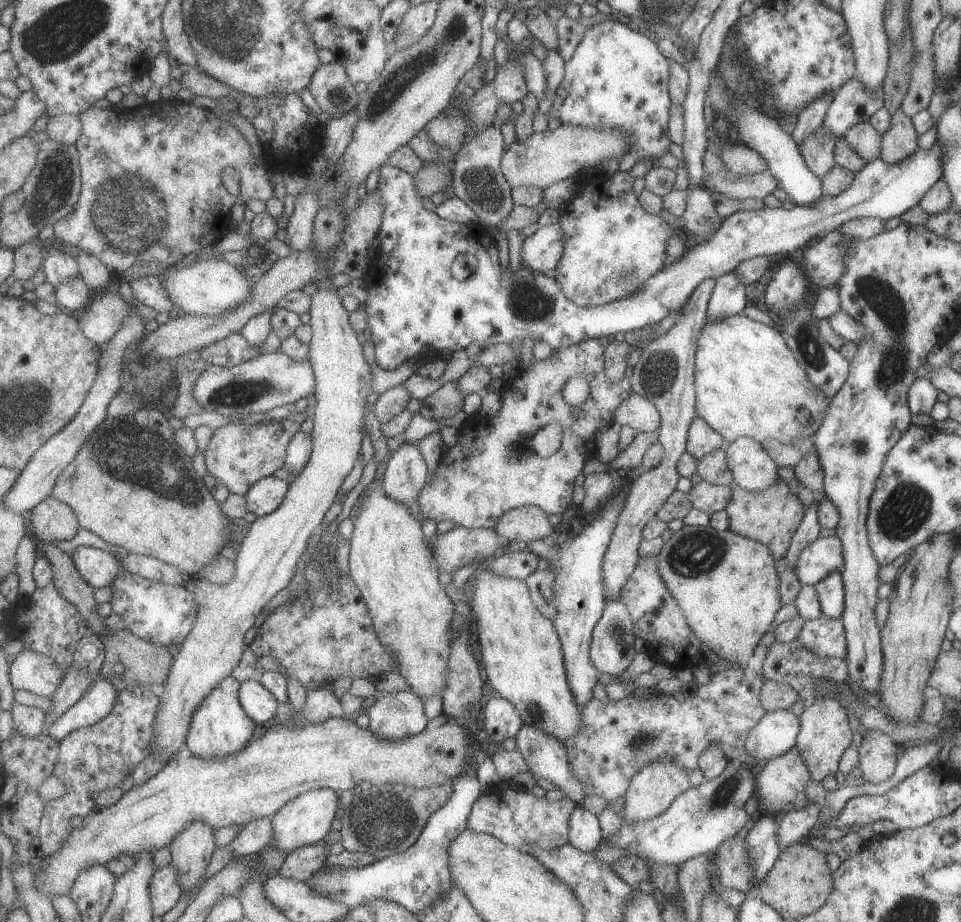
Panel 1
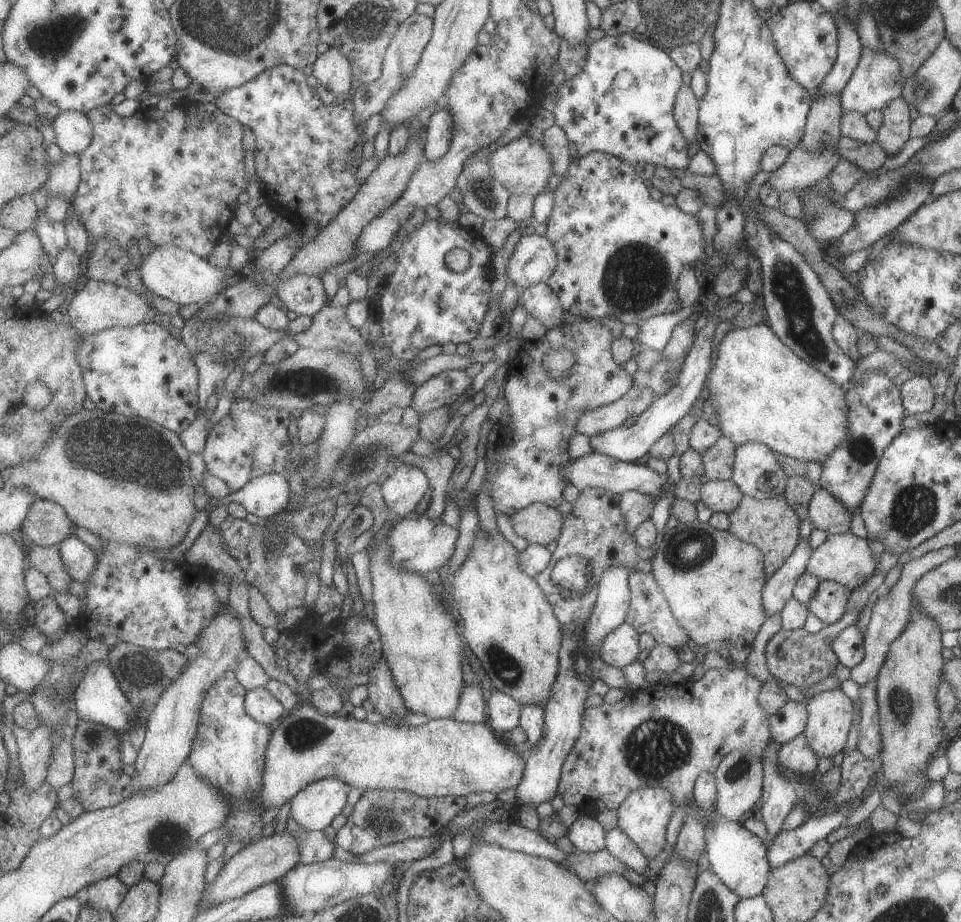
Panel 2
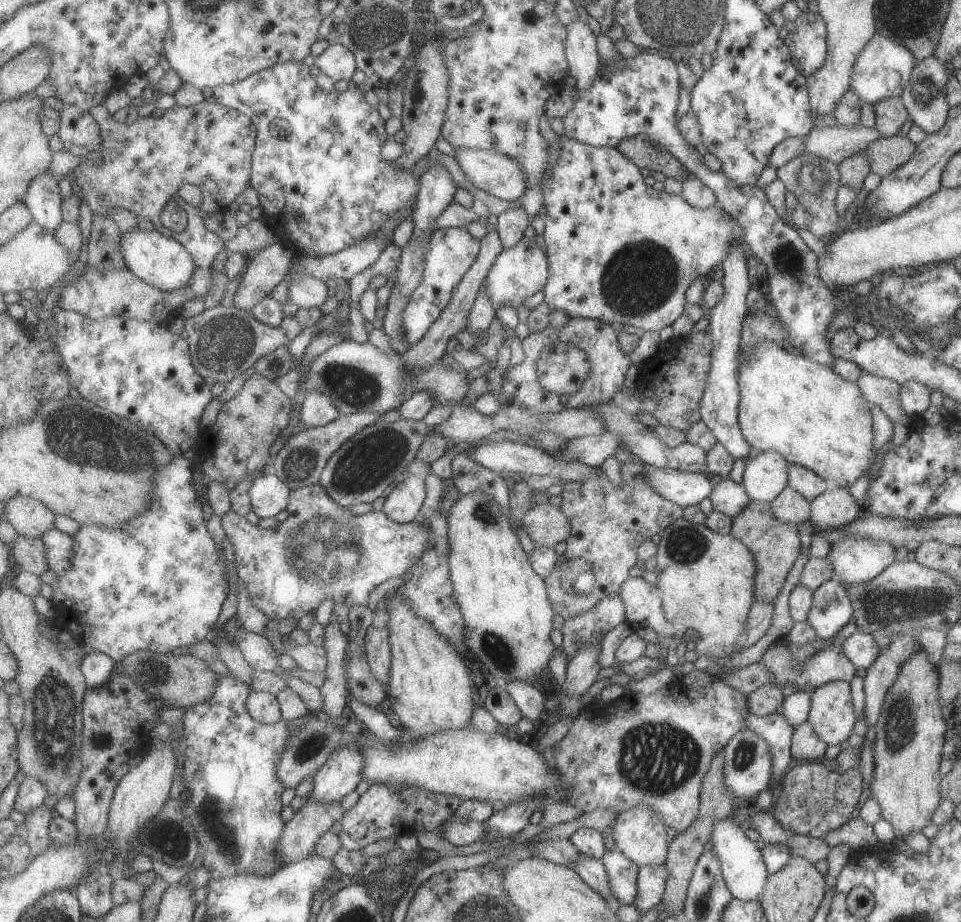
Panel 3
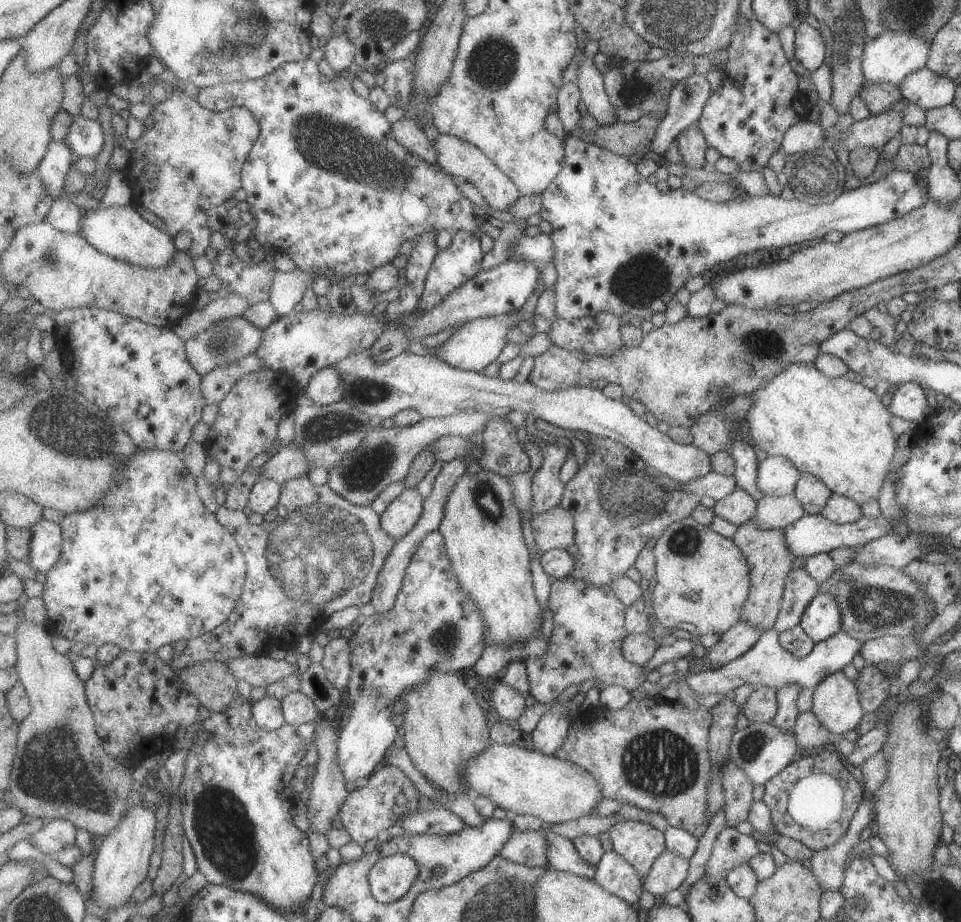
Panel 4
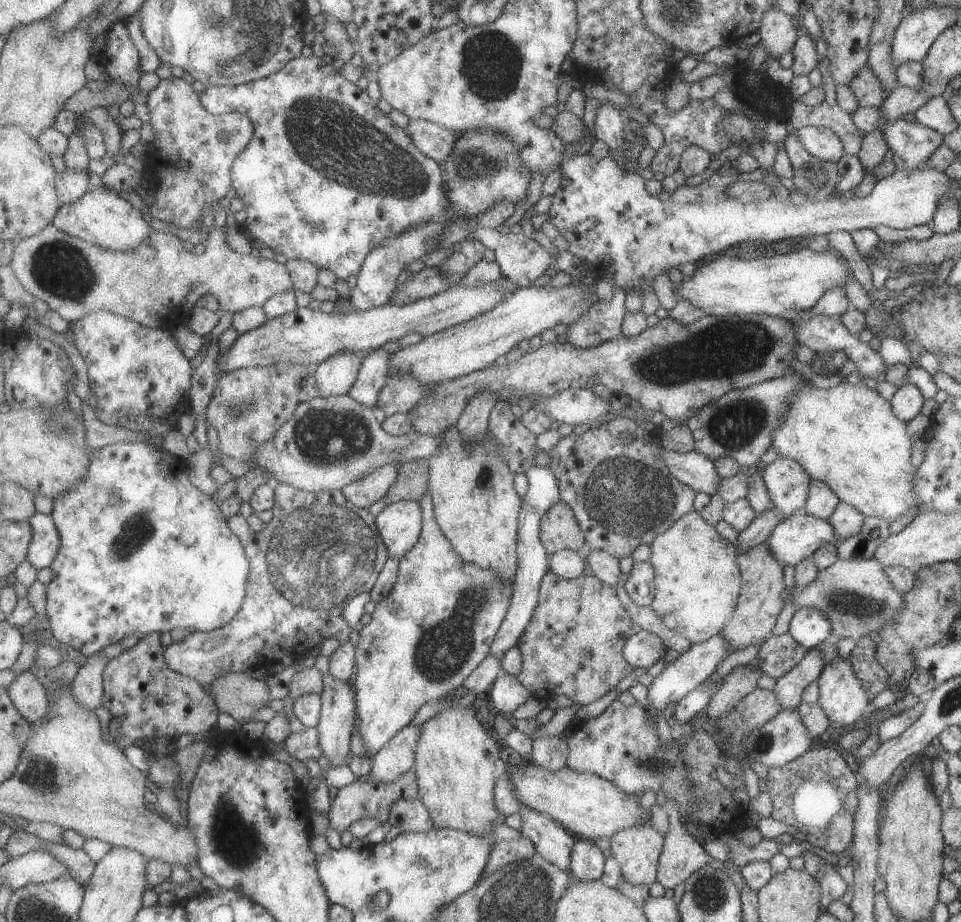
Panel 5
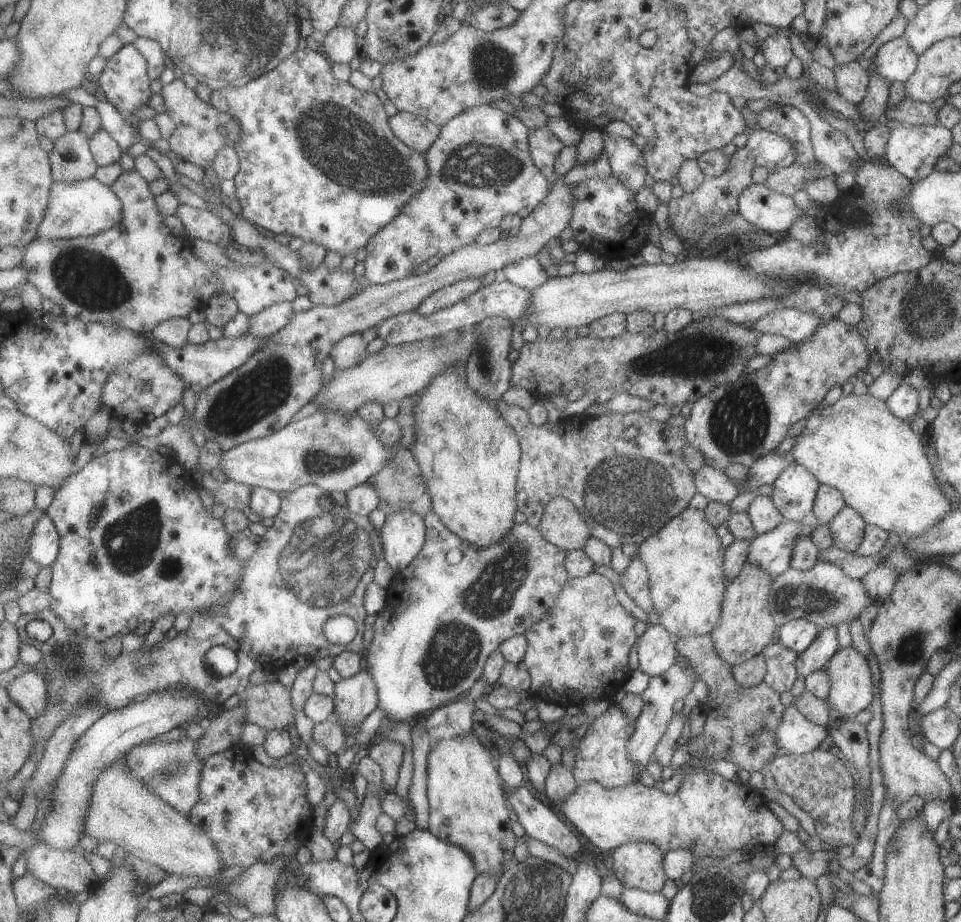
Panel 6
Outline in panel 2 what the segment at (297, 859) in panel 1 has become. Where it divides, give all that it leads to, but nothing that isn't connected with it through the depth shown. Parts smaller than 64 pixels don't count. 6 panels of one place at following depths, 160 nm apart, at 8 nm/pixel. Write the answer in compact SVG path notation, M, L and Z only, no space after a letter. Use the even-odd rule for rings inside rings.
M295 820L289 822L289 830L299 842L299 850L301 850L299 864L315 864L320 861L327 861L335 854L335 848L338 846L335 846L335 842L325 832L308 832L301 828Z

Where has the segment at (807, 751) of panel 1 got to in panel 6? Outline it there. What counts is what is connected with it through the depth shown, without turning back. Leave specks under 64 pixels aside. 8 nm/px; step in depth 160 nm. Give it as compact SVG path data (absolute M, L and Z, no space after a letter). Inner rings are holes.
M853 645L835 652L828 660L825 670L830 680L828 697L831 711L841 718L853 718L864 708L869 708L871 694L871 672L866 658Z

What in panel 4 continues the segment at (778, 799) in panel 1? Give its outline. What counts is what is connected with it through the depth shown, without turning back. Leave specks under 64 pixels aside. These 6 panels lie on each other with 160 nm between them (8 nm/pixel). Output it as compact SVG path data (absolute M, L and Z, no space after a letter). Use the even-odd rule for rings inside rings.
M811 710L798 713L792 733L800 754L820 751L822 746L832 741L829 732L819 724Z

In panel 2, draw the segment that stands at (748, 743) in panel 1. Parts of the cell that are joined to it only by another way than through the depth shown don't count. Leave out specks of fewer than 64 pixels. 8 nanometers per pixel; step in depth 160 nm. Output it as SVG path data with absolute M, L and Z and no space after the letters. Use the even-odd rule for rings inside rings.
M788 700L767 718L769 738L783 745L803 733L807 721L805 703Z

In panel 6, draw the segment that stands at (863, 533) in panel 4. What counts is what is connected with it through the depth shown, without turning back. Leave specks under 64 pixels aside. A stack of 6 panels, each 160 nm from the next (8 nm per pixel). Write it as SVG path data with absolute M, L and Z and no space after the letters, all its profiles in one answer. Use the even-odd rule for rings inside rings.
M812 518L801 521L784 520L769 532L756 535L749 541L746 562L757 565L772 577L781 574L790 566L792 544L799 535L810 536Z

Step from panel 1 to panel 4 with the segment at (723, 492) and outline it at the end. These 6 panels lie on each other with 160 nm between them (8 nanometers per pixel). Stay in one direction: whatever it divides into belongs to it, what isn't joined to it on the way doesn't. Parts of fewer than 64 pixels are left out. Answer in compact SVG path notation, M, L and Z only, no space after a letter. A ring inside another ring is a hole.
M735 488L725 498L715 501L712 510L714 515L731 522L734 526L739 526L745 520L754 518L756 503L745 490Z

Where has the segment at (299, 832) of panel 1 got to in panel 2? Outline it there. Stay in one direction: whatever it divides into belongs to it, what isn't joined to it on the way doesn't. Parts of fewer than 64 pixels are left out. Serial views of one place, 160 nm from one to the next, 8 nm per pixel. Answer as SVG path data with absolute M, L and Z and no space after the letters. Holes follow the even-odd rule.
M325 778L309 784L291 800L290 817L308 832L324 831L347 806L351 786L339 778Z

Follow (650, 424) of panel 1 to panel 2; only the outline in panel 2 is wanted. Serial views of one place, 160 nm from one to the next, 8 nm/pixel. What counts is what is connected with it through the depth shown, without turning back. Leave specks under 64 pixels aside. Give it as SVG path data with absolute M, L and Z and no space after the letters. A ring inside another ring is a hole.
M632 388L616 402L586 412L578 420L578 434L591 437L622 426L630 416L639 417L655 400L649 388Z

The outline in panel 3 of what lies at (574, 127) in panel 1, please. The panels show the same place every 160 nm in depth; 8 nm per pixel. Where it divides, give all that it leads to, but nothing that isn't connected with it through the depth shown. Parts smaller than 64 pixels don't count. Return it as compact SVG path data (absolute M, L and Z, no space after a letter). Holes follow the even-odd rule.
M464 148L463 150L456 149L455 158L465 170L467 178L475 184L478 190L490 193L503 201L520 202L530 189L529 182L527 182L527 170L523 168L519 160L507 154L486 149Z

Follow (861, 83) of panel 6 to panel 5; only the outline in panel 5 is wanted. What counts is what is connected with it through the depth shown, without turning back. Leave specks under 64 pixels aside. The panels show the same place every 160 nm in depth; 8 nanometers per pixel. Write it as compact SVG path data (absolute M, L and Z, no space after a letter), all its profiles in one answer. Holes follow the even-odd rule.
M863 66L863 69L851 80L847 87L857 98L857 103L865 108L879 108L887 98L887 92L883 90L879 78L871 72L871 68Z

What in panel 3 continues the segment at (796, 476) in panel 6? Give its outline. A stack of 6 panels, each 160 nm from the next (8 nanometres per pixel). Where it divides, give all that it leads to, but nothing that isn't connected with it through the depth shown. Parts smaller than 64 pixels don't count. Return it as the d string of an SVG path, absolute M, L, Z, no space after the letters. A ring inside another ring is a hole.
M773 450L759 451L745 460L741 486L750 500L771 503L788 485L789 464Z

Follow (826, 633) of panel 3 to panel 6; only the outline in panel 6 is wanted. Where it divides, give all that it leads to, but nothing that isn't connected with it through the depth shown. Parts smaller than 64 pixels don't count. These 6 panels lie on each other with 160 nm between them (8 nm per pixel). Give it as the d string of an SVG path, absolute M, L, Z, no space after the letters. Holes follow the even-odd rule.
M793 619L777 627L779 642L789 650L801 654L815 638L818 627L805 619Z

